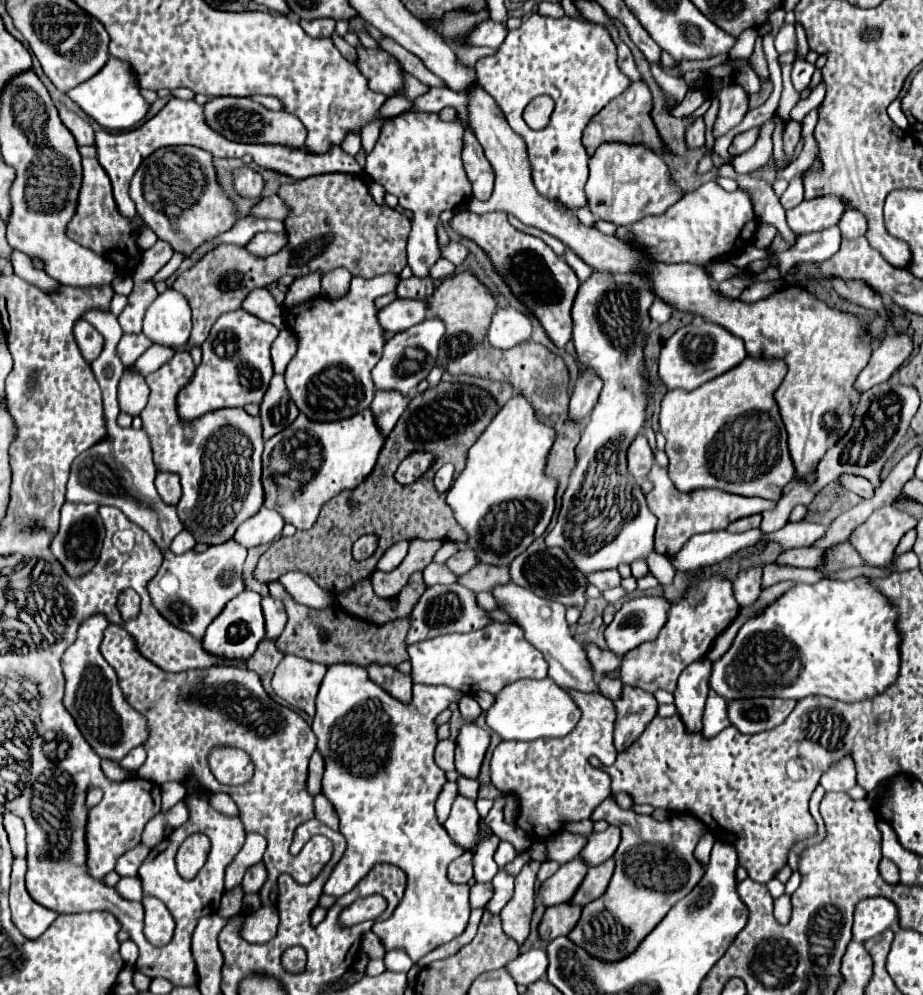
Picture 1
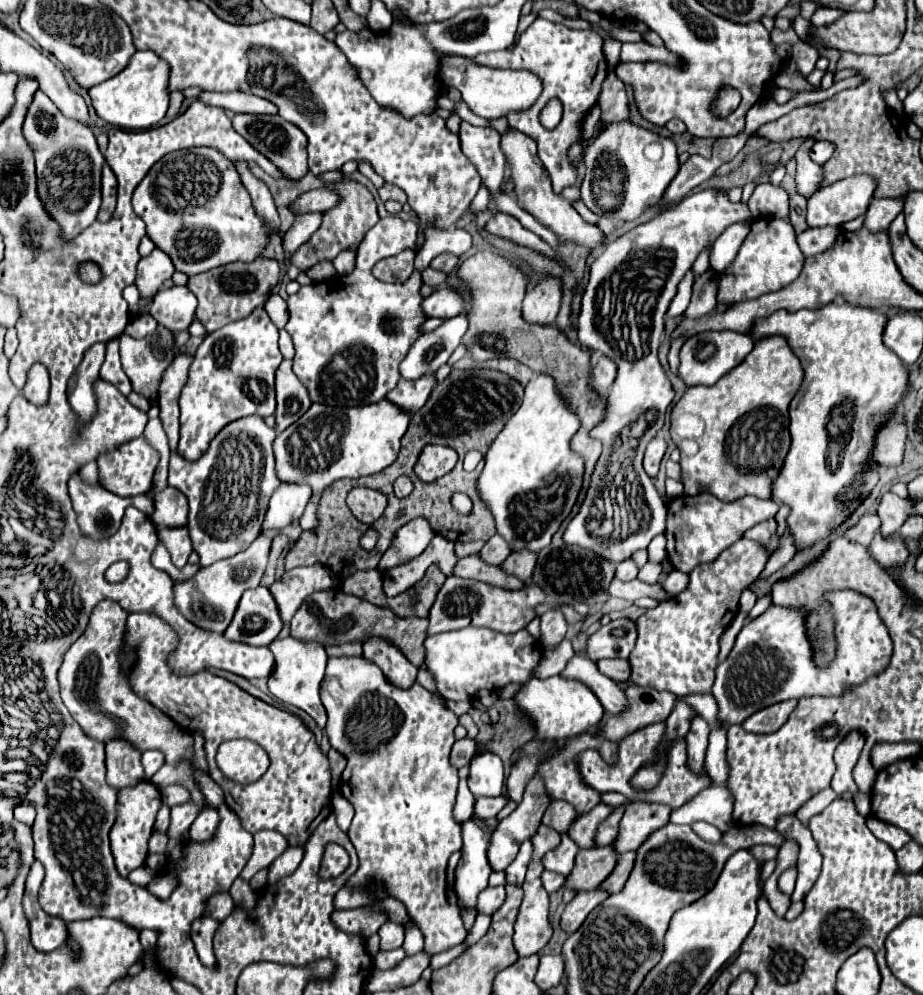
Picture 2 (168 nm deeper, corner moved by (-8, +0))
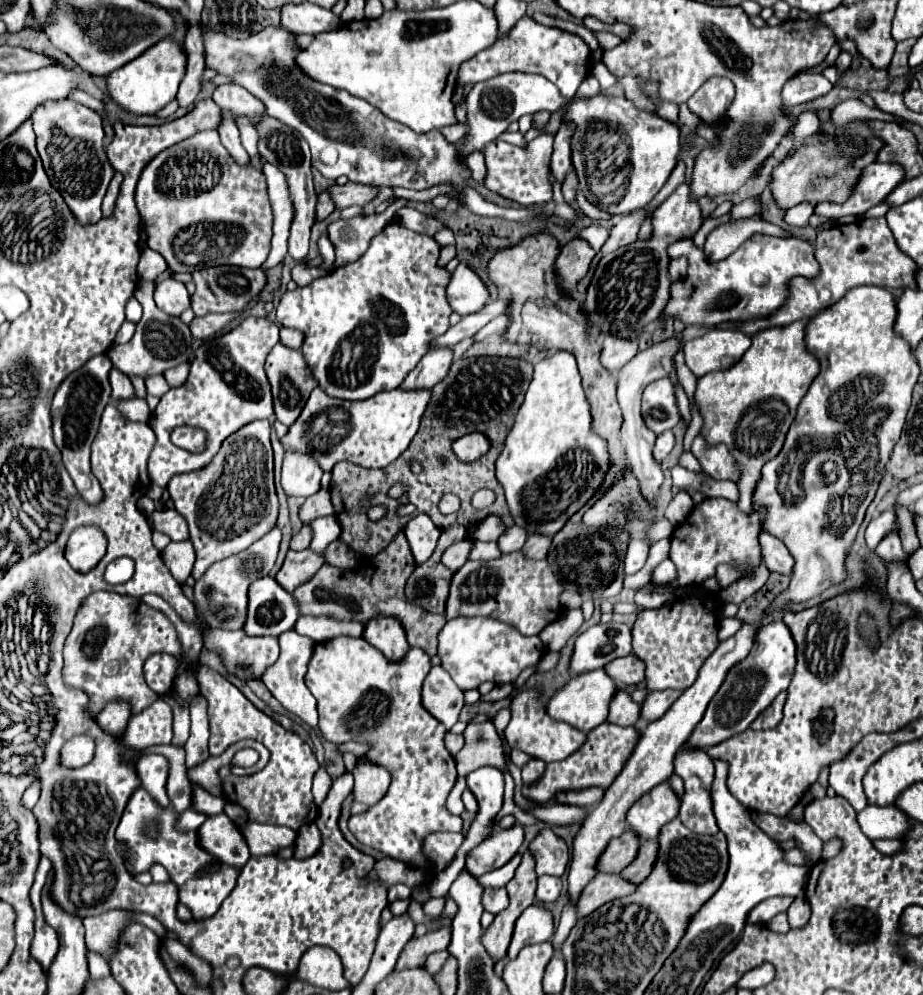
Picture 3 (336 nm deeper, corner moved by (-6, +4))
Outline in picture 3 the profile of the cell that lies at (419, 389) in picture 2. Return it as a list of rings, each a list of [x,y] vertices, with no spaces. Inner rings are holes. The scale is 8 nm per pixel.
[[[437,347],[427,351],[427,355],[419,361],[419,365],[407,375],[401,389],[435,387],[441,379],[445,379],[451,363],[453,363],[453,347]]]

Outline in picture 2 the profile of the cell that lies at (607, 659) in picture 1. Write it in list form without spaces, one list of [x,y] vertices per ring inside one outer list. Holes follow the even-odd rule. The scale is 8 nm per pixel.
[[[601,659],[597,661],[599,671],[607,677],[611,677],[613,681],[627,681],[629,679],[629,661],[627,659]]]

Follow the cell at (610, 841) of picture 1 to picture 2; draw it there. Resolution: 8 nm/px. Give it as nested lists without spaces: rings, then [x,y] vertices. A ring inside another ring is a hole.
[[[629,803],[619,825],[619,835],[611,847],[619,853],[635,851],[653,831],[669,823],[671,809],[655,803]]]

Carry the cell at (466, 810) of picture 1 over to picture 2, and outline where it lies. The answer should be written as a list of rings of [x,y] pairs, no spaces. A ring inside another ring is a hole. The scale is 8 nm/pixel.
[[[467,819],[461,823],[461,837],[463,849],[455,869],[455,891],[463,907],[475,907],[475,899],[487,887],[491,873],[491,865],[487,863],[489,835],[473,819]]]

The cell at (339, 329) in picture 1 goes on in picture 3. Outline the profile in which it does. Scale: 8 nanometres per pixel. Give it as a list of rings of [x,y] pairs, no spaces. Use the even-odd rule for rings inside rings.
[[[389,223],[377,237],[373,237],[369,249],[357,261],[337,267],[327,277],[319,277],[307,287],[287,291],[281,297],[277,321],[283,327],[293,327],[307,335],[301,351],[323,391],[337,399],[361,401],[377,395],[379,391],[397,389],[403,383],[405,375],[429,351],[431,341],[449,329],[449,315],[453,311],[447,303],[445,291],[451,273],[445,267],[439,267],[437,259],[439,245],[431,235]]]

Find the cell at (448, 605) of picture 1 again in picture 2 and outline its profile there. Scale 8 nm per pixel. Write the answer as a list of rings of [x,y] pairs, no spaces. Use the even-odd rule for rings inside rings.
[[[447,577],[429,611],[427,635],[437,635],[443,631],[453,631],[463,627],[487,627],[501,633],[515,633],[519,629],[525,629],[525,625],[535,617],[533,611],[535,605],[543,601],[545,601],[545,593],[531,581],[525,581],[525,589],[521,591],[505,591],[471,579]]]

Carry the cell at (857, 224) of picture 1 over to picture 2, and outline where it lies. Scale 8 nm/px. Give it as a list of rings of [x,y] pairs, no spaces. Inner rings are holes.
[[[873,199],[863,215],[863,225],[871,229],[871,233],[885,231],[895,215],[903,209],[903,199]]]

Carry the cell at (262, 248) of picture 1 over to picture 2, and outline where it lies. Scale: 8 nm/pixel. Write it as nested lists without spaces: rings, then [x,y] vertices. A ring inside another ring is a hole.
[[[303,213],[297,215],[291,229],[283,235],[283,249],[293,253],[297,247],[301,247],[321,225],[321,213]]]

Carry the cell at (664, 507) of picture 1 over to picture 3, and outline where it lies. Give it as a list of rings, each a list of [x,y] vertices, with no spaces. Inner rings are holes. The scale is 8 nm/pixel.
[[[705,499],[687,515],[687,519],[671,535],[669,559],[677,567],[677,577],[668,584],[668,587],[660,587],[653,593],[667,593],[669,587],[683,589],[703,585],[705,579],[715,577],[715,569],[721,563],[729,563],[735,569],[741,565],[749,567],[759,565],[761,563],[761,547],[757,541],[759,533],[761,519],[755,511],[751,515],[745,515],[743,511],[737,509],[735,503],[727,499]]]

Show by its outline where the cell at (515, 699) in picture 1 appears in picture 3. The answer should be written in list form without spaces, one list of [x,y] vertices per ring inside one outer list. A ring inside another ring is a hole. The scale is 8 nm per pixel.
[[[595,669],[595,671],[587,671],[587,673],[581,673],[577,677],[573,677],[563,689],[559,689],[549,705],[547,705],[547,711],[553,719],[557,721],[565,721],[569,725],[573,725],[575,729],[583,731],[583,733],[589,733],[591,729],[595,729],[597,725],[605,723],[607,719],[607,711],[609,711],[609,703],[613,699],[613,695],[617,693],[617,685],[613,679],[609,679],[609,675],[605,673],[605,669]]]

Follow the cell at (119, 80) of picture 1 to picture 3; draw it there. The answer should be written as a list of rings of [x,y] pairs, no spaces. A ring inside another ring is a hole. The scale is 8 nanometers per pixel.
[[[165,39],[151,49],[147,49],[141,57],[129,61],[125,67],[119,67],[113,71],[113,75],[107,75],[107,87],[111,97],[129,113],[135,115],[153,115],[161,107],[165,107],[169,101],[175,99],[177,87],[181,79],[185,77],[187,67],[187,55],[173,43],[171,39]]]

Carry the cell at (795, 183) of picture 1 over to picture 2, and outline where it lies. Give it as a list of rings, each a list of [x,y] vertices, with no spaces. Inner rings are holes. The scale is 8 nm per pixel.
[[[763,217],[751,223],[751,231],[745,237],[735,261],[727,267],[725,279],[719,281],[717,301],[739,303],[745,299],[755,299],[769,291],[779,291],[781,287],[795,281],[803,267],[803,253],[795,241],[795,231],[791,221],[777,217]]]

